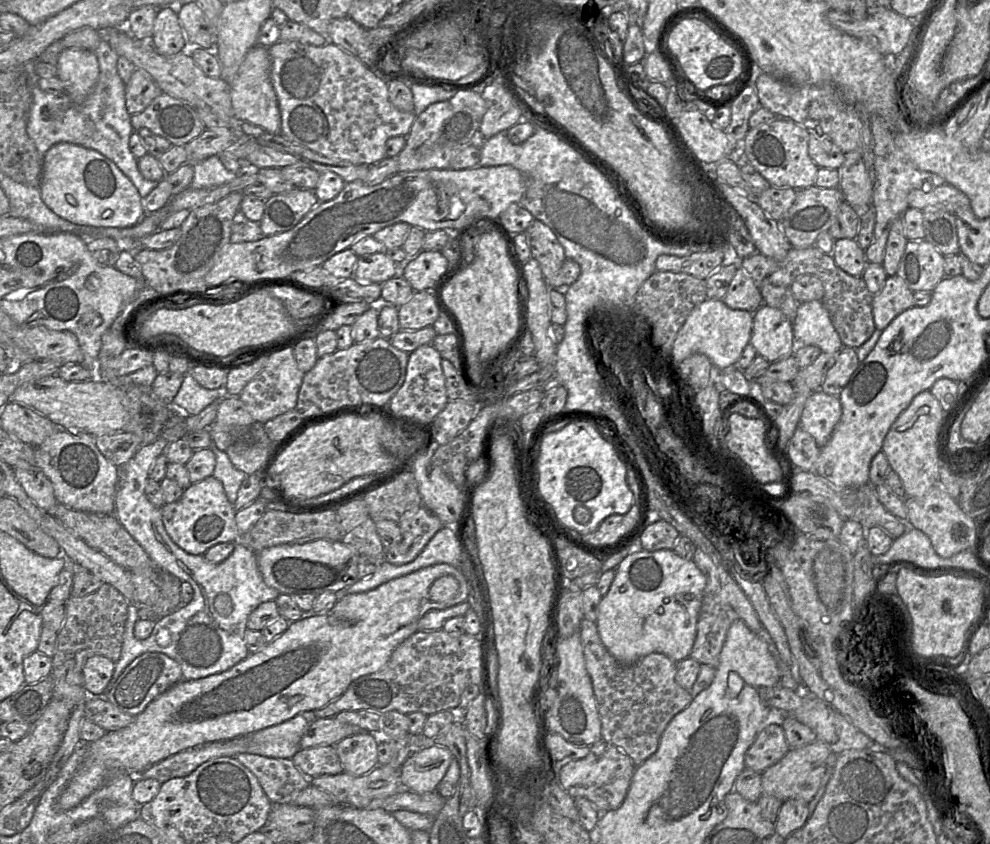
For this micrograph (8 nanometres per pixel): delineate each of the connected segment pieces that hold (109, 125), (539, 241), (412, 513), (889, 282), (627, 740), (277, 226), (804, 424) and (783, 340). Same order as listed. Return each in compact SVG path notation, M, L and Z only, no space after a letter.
M102 38L95 54L100 68L99 78L93 91L80 104L74 103L66 94L57 97L43 92L38 87L40 77L35 65L37 62L43 62L41 55L21 66L27 75L27 83L33 95L27 120L27 134L43 157L52 146L62 142L99 152L120 169L143 199L157 186L158 182L147 180L142 176L138 169L138 161L129 149L130 135L134 130L130 123L131 115L128 114L125 106L125 83L117 71L119 56Z
M534 220L525 231L531 254L541 267L545 279L553 279L566 260L565 250L554 232L543 222Z
M424 505L406 512L398 522L399 541L384 551L384 559L394 565L413 561L430 539L445 525Z
M897 274L888 276L883 288L873 296L872 313L876 329L884 331L902 312L914 307L914 292Z
M587 618L581 621L580 638L600 715L602 739L625 752L638 766L656 751L664 729L692 701L692 695L677 684L677 664L669 657L651 653L633 665L623 665L604 646L596 622Z
M293 189L273 194L265 201L264 213L259 222L264 237L292 229L318 203L312 190Z
M813 392L807 399L802 411L799 427L809 433L819 448L824 447L842 416L838 396Z
M764 304L754 312L750 344L770 363L793 355L798 346L793 323L780 310Z

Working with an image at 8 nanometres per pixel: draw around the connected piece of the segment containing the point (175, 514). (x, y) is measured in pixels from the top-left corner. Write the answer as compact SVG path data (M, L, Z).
M209 476L185 489L176 501L161 507L162 521L172 541L192 555L204 555L218 543L236 543L240 532L235 523L236 511L228 501L222 483Z

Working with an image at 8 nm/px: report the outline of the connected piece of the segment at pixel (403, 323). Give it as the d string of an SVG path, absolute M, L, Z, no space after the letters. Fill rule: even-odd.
M430 290L414 292L412 298L397 307L399 330L413 331L432 326L439 316Z

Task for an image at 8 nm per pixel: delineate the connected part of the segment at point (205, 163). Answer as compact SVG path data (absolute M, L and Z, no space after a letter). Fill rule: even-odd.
M217 155L193 164L194 175L190 185L193 189L204 189L224 185L237 177L237 174L228 171Z

